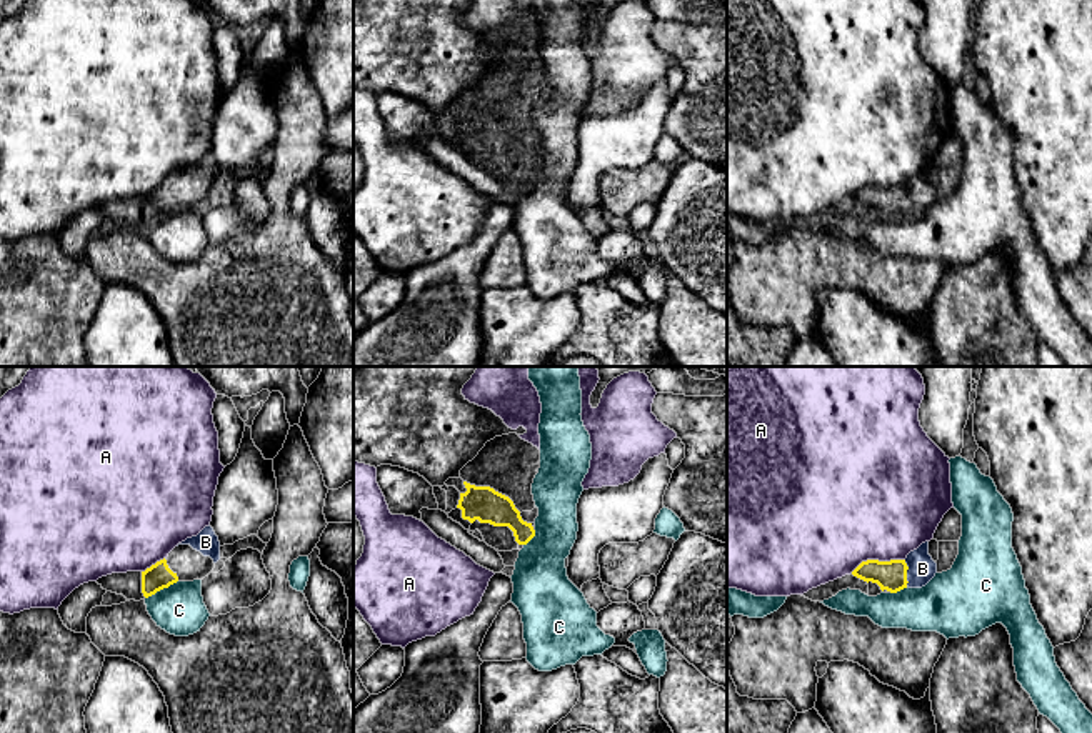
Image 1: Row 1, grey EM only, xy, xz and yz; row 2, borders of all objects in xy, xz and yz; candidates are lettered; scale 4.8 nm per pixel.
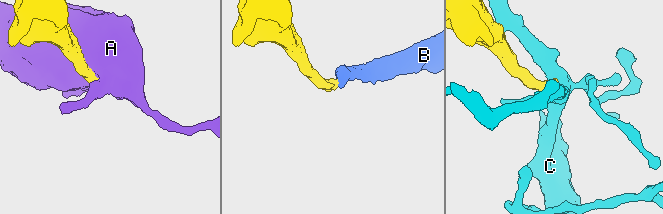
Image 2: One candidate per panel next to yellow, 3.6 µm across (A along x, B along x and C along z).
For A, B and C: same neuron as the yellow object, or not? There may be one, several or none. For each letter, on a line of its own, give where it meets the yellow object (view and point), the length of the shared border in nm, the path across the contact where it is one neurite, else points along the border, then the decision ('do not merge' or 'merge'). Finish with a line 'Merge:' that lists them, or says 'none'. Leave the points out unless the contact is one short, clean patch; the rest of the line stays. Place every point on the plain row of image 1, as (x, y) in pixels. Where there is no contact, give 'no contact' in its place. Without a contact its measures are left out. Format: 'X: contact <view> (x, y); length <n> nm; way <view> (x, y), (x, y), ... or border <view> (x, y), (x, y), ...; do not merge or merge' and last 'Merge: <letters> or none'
A: contact yz (877, 187); length 280 nm; do not merge
B: contact yz (906, 200); length 130 nm; way yz (891, 202), (906, 200), (922, 195); merge
C: contact xy (160, 215); length 180 nm; border xy (177, 207), (145, 225); do not merge
Merge: B

